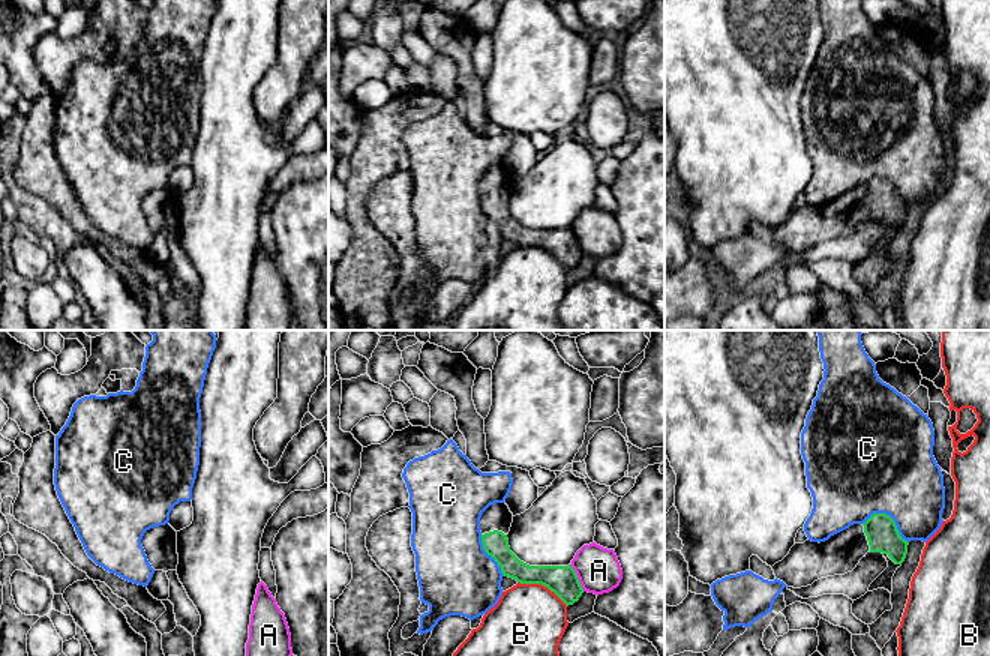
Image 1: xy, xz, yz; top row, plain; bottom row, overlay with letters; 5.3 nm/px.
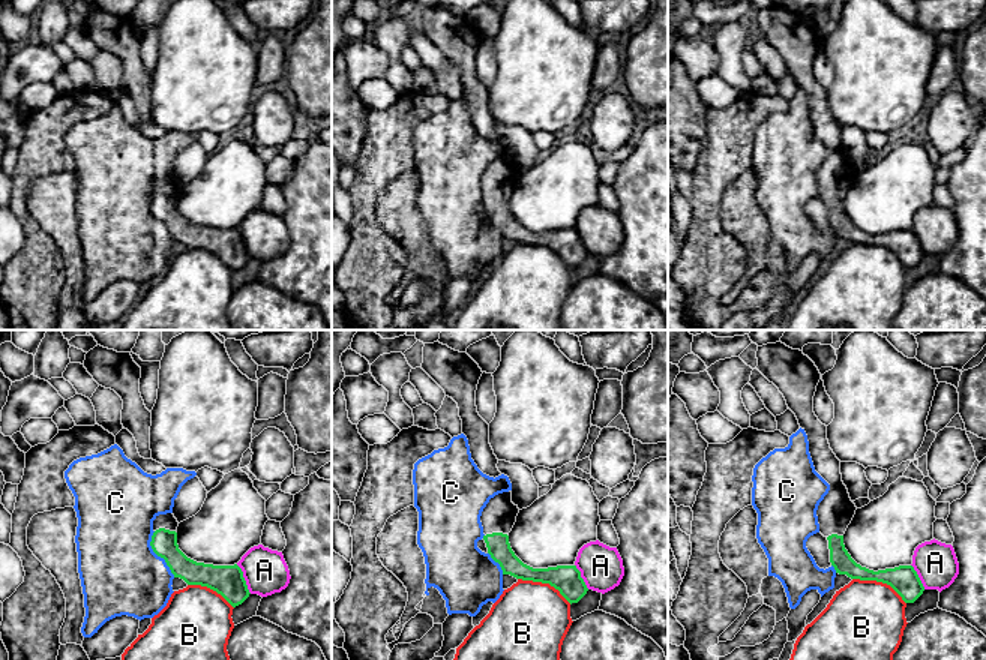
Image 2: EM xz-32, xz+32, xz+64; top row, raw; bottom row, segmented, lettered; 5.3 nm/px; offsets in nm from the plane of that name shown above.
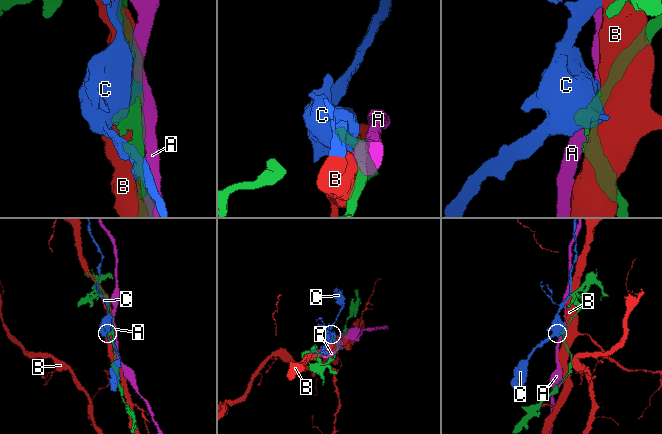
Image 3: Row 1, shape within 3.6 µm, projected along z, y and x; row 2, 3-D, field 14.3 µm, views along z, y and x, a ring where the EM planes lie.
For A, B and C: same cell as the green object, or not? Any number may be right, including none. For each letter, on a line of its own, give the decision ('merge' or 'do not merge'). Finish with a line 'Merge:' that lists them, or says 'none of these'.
A: do not merge
B: do not merge
C: do not merge
Merge: none of these

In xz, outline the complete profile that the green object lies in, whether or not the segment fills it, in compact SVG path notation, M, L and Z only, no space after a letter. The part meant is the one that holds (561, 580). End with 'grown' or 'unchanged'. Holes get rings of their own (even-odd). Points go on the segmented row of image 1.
M506 503L490 504L480 518L483 549L498 563L502 575L520 584L542 584L554 591L567 606L578 602L584 588L570 564L530 566L510 551L507 534L512 522L513 513Z; grown

